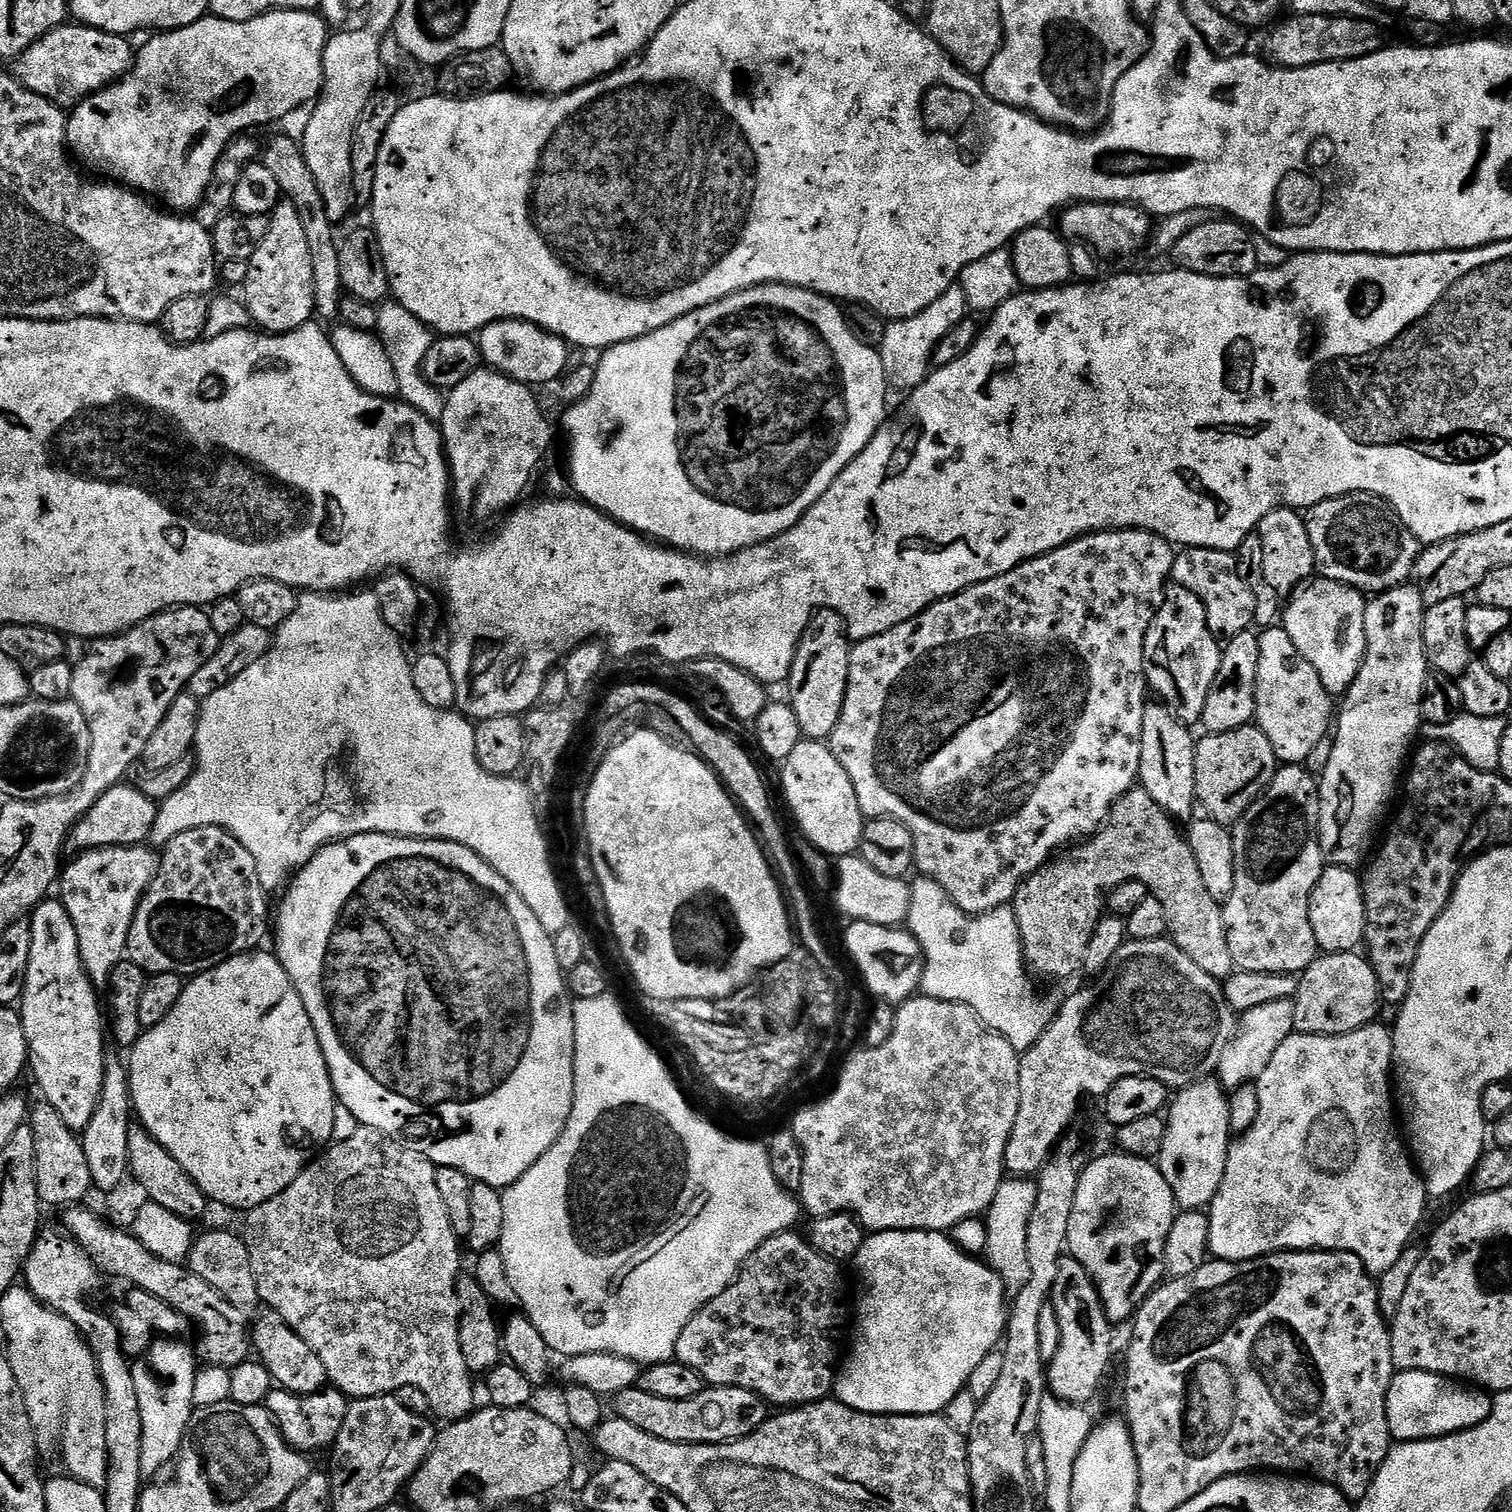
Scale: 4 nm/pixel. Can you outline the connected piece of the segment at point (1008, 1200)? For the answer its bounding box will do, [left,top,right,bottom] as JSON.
[986,1178,1036,1294]

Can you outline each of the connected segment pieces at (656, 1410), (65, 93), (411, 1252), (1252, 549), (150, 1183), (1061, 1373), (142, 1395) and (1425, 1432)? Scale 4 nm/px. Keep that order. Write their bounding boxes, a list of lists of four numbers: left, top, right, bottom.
[[615,1386,770,1444],[14,22,134,102],[242,1126,478,1422],[1171,534,1282,642],[126,1122,210,1222],[1046,1254,1113,1405],[132,1338,198,1478],[1386,1371,1492,1441]]

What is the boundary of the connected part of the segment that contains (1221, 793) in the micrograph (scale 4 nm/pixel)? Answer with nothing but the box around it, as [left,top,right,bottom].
[1194,723,1278,826]

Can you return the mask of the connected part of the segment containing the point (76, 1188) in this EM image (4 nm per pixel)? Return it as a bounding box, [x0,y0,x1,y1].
[26,1102,94,1210]

